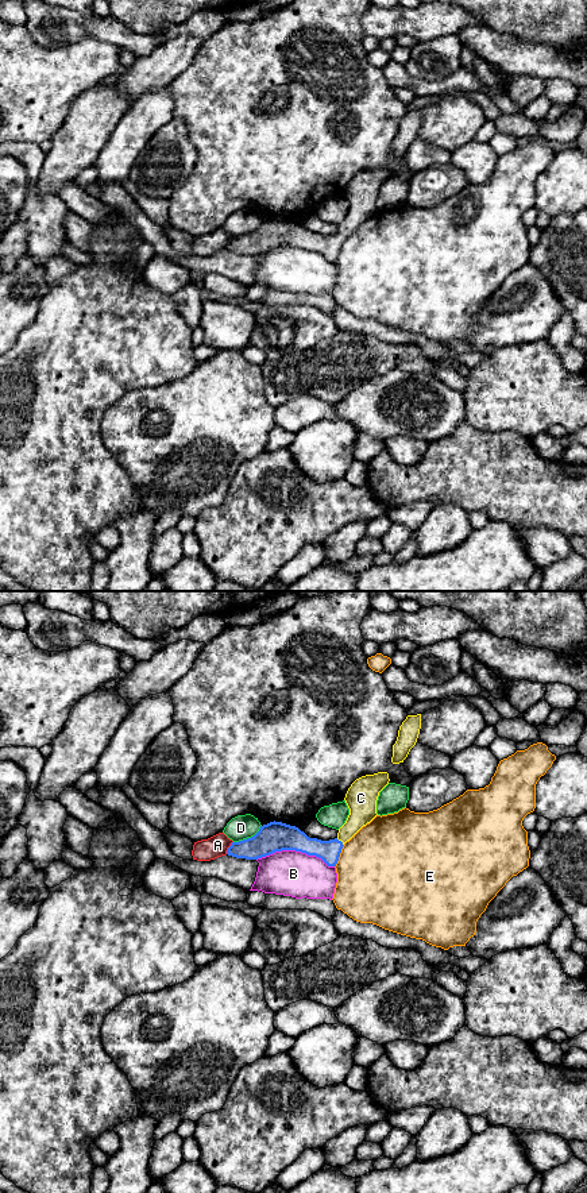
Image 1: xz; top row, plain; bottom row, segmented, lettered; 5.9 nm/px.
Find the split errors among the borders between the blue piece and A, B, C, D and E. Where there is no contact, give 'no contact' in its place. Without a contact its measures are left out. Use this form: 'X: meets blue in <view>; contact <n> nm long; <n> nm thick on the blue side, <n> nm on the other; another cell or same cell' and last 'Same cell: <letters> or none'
A: meets blue in xz; contact 90 nm long; 160 nm thick on the blue side, 130 nm on the other; another cell
B: meets blue in xz; contact 460 nm long; 180 nm thick on the blue side, 280 nm on the other; another cell
C: meets blue in xz; contact 60 nm long; 130 nm thick on the blue side, 160 nm on the other; same cell
D: meets blue in xz; contact 200 nm long; 180 nm thick on the blue side, 150 nm on the other; another cell
E: meets blue in xz; contact 150 nm long; 130 nm thick on the blue side, 500 nm on the other; another cell
Same cell: C

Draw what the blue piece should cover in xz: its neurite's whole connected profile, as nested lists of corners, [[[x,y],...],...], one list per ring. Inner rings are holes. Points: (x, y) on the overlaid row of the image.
[[[378,772],[362,776],[351,784],[344,798],[350,815],[335,839],[309,838],[298,827],[274,821],[260,826],[254,837],[232,842],[227,854],[236,858],[258,860],[275,852],[296,850],[316,856],[328,866],[336,866],[344,843],[378,815],[376,800],[389,781],[387,772]]]

